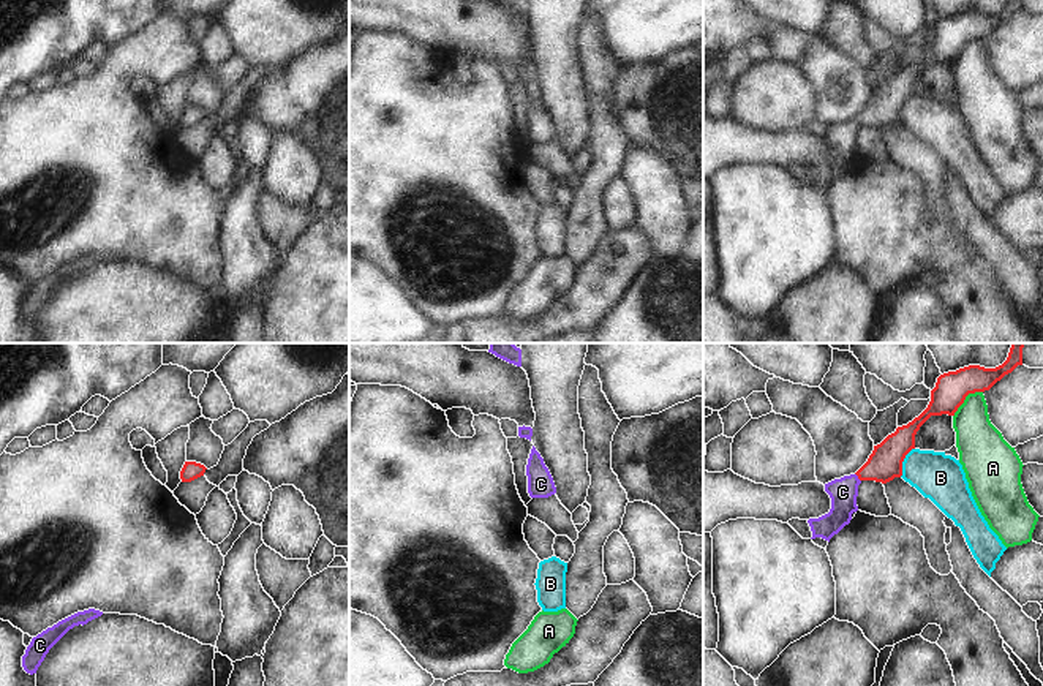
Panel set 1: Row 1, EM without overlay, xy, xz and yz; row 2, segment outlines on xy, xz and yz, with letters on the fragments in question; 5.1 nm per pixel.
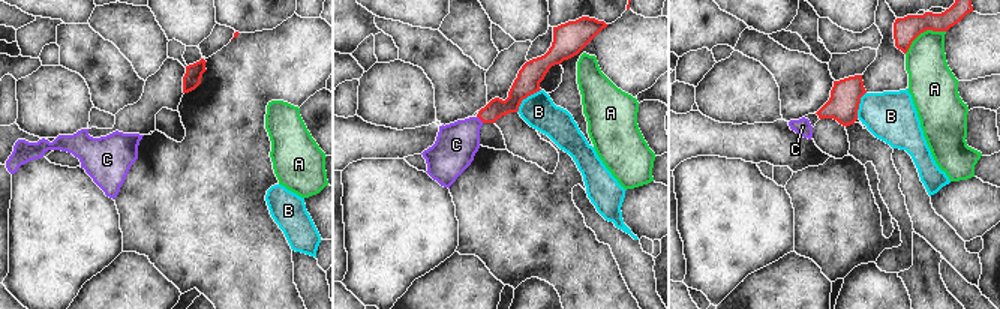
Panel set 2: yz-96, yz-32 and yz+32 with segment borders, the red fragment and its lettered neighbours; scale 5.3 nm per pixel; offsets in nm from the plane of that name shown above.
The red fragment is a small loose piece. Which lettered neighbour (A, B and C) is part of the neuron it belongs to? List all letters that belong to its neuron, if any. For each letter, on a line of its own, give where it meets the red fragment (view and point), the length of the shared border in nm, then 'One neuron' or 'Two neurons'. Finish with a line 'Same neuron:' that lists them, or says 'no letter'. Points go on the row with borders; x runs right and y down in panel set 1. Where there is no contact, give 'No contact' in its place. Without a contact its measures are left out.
A: Touches red at yz (964, 399). Shared border 200 nm. Two neurons
B: Touches red at yz (903, 460). Shared border 170 nm. Two neurons
C: Touches red at yz (858, 478). Shared border 50 nm. One neuron
Same neuron: C

